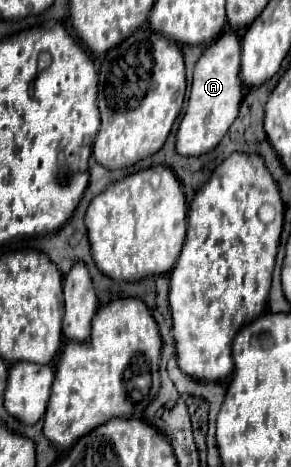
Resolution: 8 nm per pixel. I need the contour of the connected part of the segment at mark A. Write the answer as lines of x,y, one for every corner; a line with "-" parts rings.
223,33
213,45
209,45
201,59
195,63
191,95
187,101
185,115
181,119
175,147
185,157
203,155
219,145
229,125
237,119
245,87
239,79
239,59
241,59
241,43
235,33

